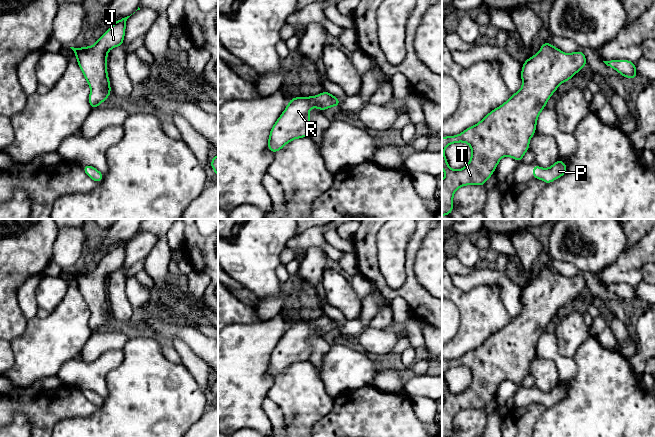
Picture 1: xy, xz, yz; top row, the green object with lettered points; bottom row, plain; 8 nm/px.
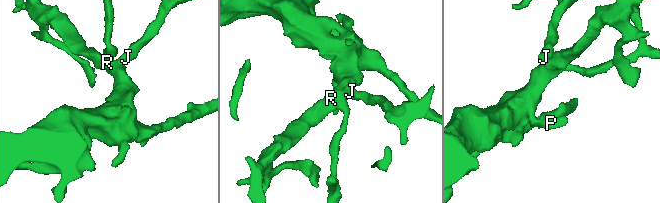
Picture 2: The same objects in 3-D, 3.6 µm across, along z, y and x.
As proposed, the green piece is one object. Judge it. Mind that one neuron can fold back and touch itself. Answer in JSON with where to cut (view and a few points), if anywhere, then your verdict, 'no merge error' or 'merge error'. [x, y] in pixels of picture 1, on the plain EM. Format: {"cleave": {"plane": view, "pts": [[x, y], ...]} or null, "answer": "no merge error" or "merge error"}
{"cleave": null, "answer": "no merge error"}

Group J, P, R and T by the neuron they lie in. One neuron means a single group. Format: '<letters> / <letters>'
J P R T

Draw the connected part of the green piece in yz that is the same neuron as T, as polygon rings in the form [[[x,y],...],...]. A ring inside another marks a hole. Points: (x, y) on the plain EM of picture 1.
[[[543,266],[540,275],[527,283],[522,290],[521,313],[501,330],[487,338],[479,347],[468,351],[455,360],[442,362],[442,392],[445,401],[442,405],[442,437],[451,437],[453,433],[453,419],[461,410],[479,409],[485,406],[495,395],[500,383],[510,380],[520,386],[529,373],[529,365],[535,358],[536,347],[540,336],[558,310],[572,303],[572,301],[587,289],[585,278],[575,275],[566,278],[548,266]],[[458,366],[468,367],[472,373],[470,386],[460,394],[453,394],[447,387],[444,373]]]

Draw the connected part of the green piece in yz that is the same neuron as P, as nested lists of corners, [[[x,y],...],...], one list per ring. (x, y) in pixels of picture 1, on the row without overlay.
[[[557,384],[550,392],[543,393],[539,391],[536,387],[533,390],[533,402],[541,403],[546,408],[553,406],[555,403],[563,400],[567,395],[567,389],[561,385]]]

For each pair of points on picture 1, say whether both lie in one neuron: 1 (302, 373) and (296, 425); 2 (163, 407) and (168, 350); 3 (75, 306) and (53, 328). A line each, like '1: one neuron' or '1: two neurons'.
1: one neuron
2: two neurons
3: one neuron

